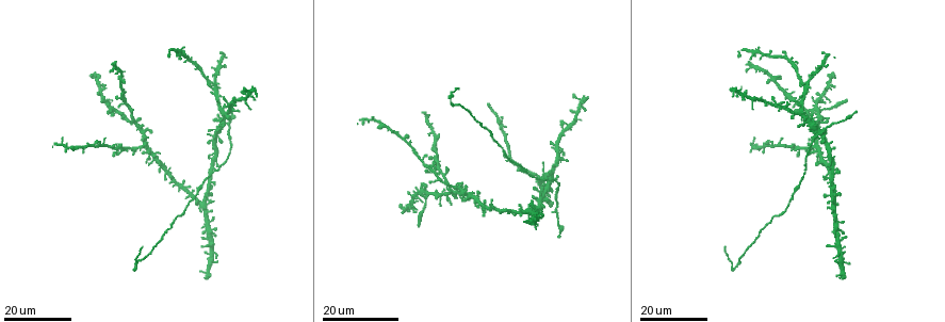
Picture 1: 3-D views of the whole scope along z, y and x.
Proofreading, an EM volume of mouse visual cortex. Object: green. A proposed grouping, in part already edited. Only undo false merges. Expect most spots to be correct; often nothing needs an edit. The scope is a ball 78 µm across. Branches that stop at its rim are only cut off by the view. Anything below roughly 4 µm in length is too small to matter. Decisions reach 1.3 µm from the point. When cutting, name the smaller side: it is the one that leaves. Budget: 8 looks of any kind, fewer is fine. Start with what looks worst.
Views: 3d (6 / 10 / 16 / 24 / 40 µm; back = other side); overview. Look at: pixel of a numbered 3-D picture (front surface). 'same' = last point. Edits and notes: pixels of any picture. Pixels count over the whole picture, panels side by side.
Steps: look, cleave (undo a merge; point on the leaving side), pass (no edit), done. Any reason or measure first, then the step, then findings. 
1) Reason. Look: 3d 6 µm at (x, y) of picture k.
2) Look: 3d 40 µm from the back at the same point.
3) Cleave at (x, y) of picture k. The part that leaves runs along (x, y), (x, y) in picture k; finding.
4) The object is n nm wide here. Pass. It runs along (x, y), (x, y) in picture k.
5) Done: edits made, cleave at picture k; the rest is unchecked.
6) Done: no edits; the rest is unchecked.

Small branch off a trunk. Look: 3d 24 µm at (426, 194) of picture 1.

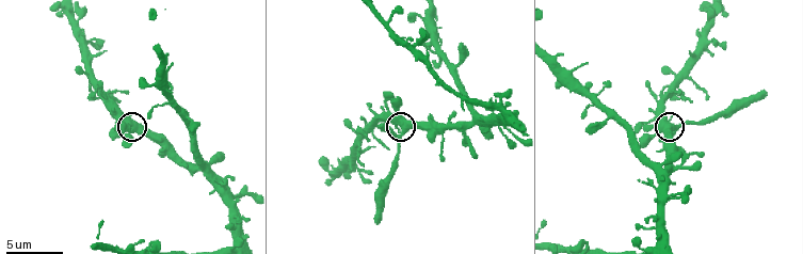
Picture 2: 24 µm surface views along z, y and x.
Look: 3d 6 µm at (403, 129) of picture 2.

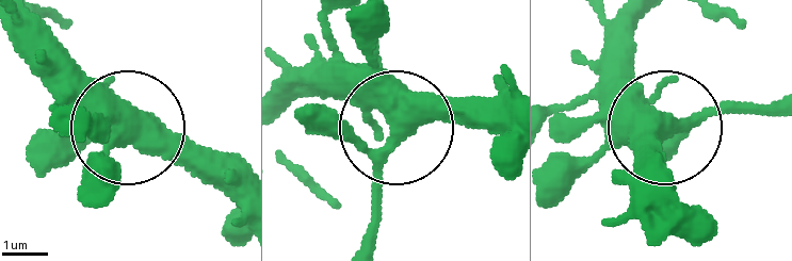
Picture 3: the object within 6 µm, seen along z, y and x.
The object is 420 nm wide here. Pass. All the same neuron.

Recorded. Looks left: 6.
Four arms meet. Look: 3d 16 µm at (661, 169) of picture 2.

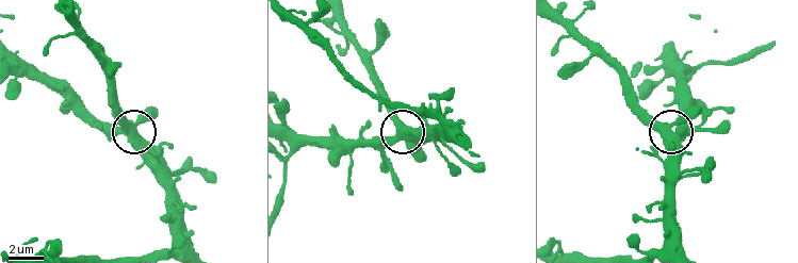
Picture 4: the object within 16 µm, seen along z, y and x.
The object is 510 nm wide here. Pass. Continuous, no second neuron.

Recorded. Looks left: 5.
Branch point. Look: 3d 16 µm at (500, 109) of picture 2.

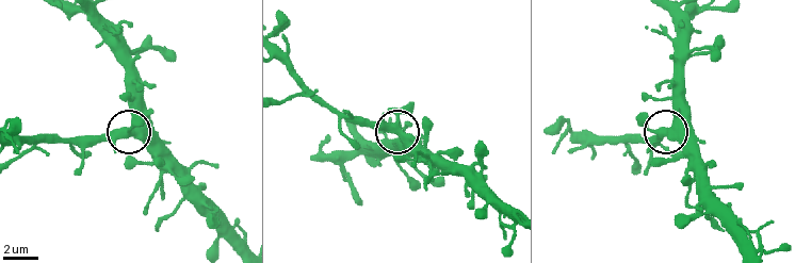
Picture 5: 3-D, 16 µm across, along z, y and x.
The object is 440 nm wide here. Pass. All the same neuron.

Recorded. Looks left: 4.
Four-way junction. Look: 3d 24 µm at (201, 203) of picture 1.

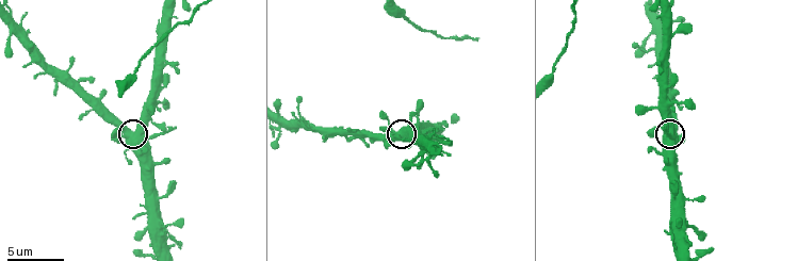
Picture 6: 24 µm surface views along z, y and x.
Look: 3d 6 µm at (129, 137) of picture 6.

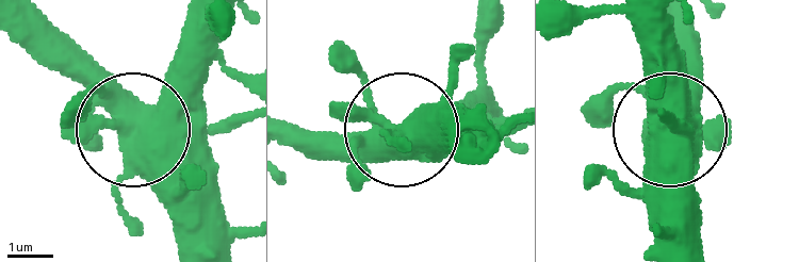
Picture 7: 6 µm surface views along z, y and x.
Pass. It runs along (641, 20), (664, 223) in picture 7; continuous, no second neuron.

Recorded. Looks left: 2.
Done: no edits; the rest is unchecked.

